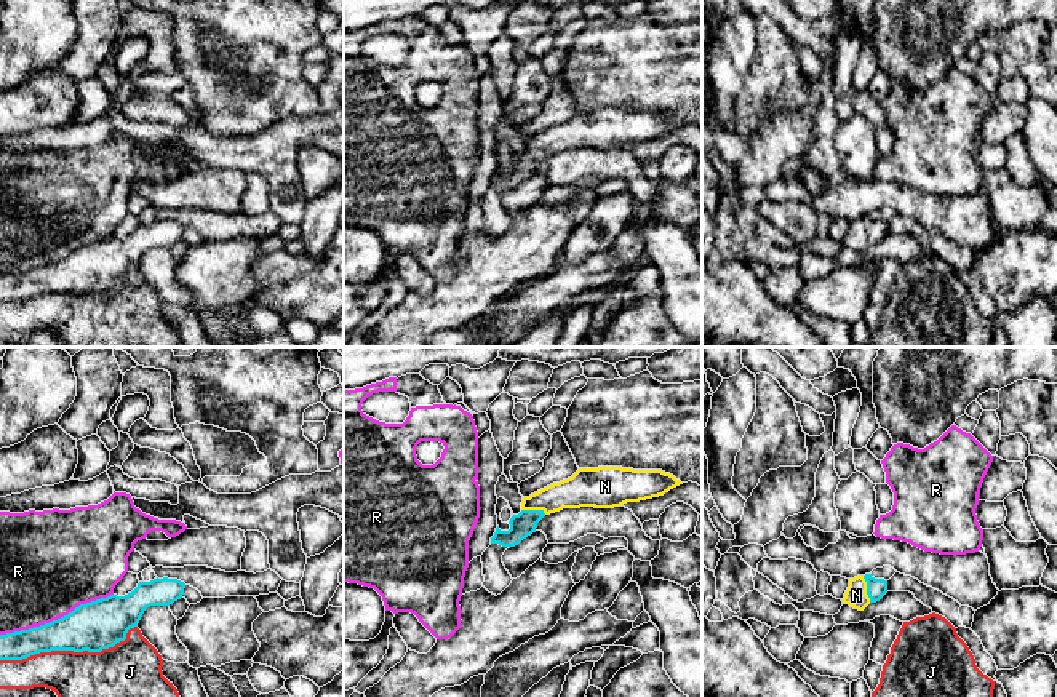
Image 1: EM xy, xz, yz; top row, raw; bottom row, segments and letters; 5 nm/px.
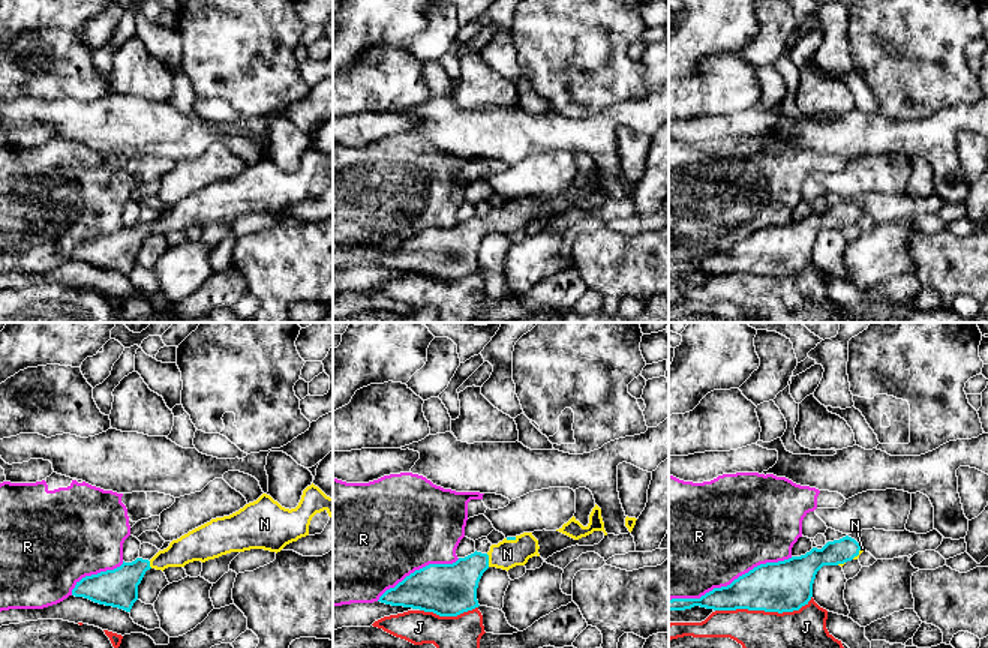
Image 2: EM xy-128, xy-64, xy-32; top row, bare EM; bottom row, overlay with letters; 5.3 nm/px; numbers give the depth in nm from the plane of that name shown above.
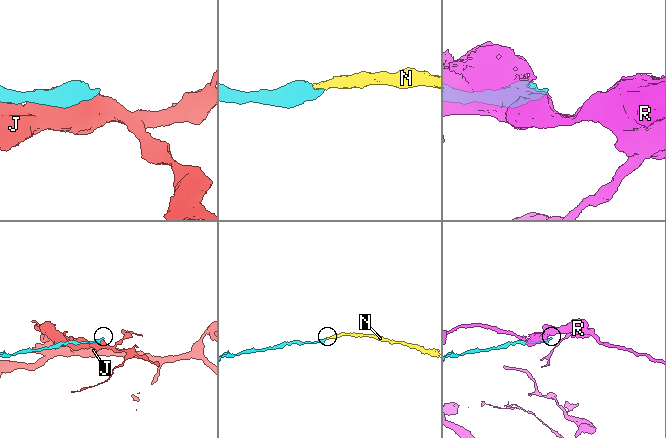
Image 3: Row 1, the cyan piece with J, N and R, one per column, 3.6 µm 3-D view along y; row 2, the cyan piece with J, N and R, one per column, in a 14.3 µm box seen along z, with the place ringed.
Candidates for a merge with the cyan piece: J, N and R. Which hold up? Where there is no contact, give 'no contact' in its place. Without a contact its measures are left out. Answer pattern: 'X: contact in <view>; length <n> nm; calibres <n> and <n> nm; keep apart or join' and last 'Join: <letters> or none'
J: contact in xy; length 700 nm; calibres 240 and 400 nm; keep apart
N: contact in yz; length 140 nm; calibres 100 and 110 nm; join
R: contact in xy; length 600 nm; calibres 240 and 460 nm; keep apart
Join: N

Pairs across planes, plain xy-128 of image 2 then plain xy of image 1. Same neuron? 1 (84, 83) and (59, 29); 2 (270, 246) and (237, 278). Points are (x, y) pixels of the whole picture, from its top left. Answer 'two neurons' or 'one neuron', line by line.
1: two neurons
2: two neurons

